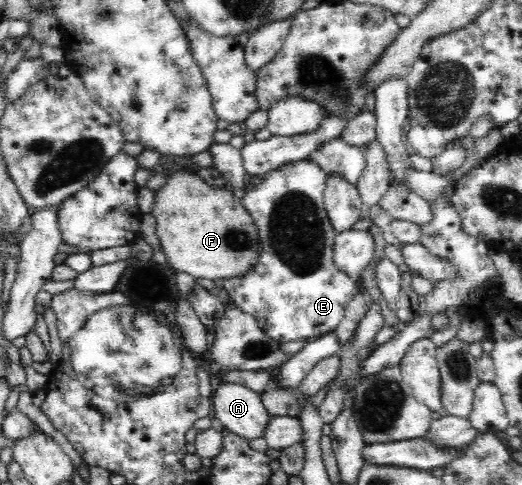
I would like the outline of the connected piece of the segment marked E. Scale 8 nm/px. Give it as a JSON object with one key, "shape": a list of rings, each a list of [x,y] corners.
{"shape":[[[216,142],[212,143],[208,149],[213,154],[212,167],[220,171],[233,187],[244,187],[242,204],[254,219],[260,243],[258,256],[255,256],[255,261],[247,272],[243,276],[227,277],[224,280],[226,298],[232,298],[234,306],[240,311],[254,316],[262,331],[280,344],[296,342],[296,340],[311,341],[327,332],[335,331],[344,319],[345,308],[355,297],[356,279],[348,277],[334,263],[334,244],[337,234],[325,209],[323,192],[326,174],[323,174],[316,163],[306,158],[293,163],[284,163],[280,168],[268,171],[262,183],[245,186],[244,176],[247,172],[243,166],[241,149],[231,146],[230,143]]]}

